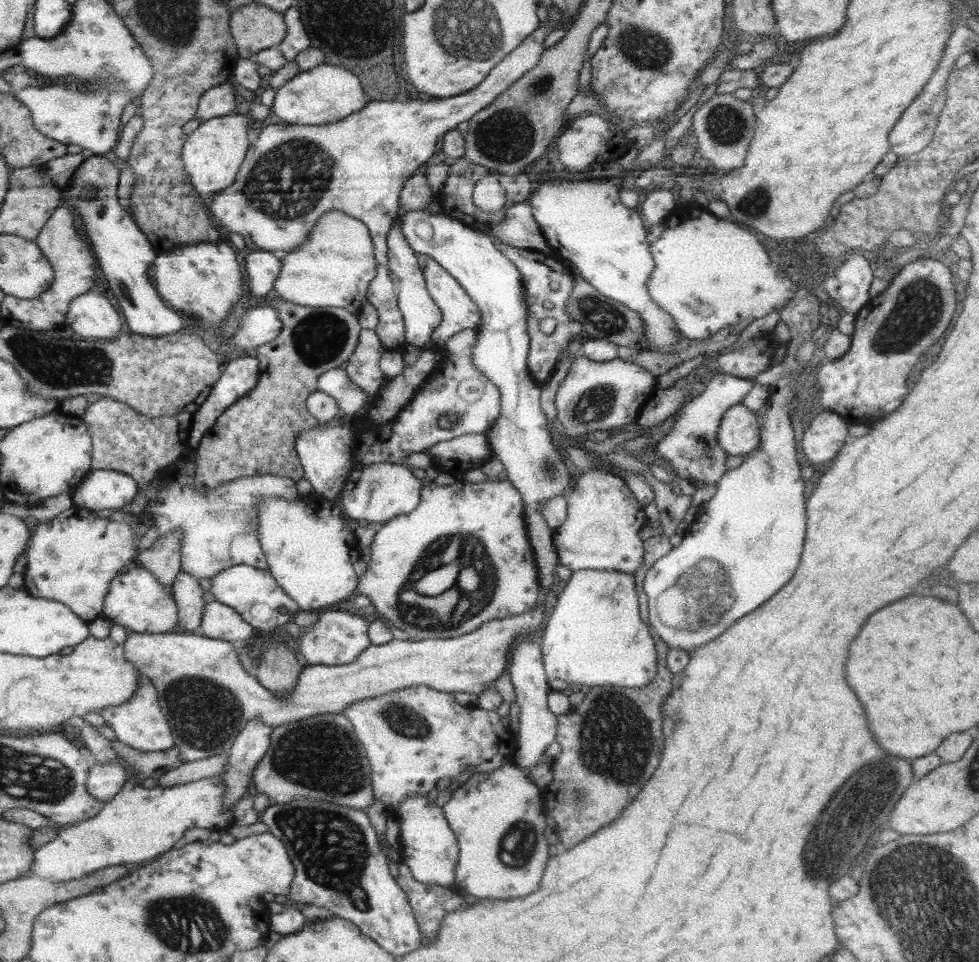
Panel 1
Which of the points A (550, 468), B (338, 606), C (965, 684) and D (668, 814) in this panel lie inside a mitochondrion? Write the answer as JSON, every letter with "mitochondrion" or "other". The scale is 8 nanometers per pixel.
{"A":"mitochondrion","B":"other","C":"other","D":"other"}

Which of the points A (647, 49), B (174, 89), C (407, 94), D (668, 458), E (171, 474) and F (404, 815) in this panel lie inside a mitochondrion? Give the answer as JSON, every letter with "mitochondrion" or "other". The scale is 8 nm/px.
{"A":"mitochondrion","B":"other","C":"other","D":"other","E":"other","F":"other"}

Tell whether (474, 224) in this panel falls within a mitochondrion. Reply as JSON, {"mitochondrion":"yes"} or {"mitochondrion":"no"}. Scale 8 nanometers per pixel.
{"mitochondrion":"no"}

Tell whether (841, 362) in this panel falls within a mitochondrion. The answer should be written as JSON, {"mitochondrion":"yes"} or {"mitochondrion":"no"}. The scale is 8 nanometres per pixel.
{"mitochondrion":"no"}

